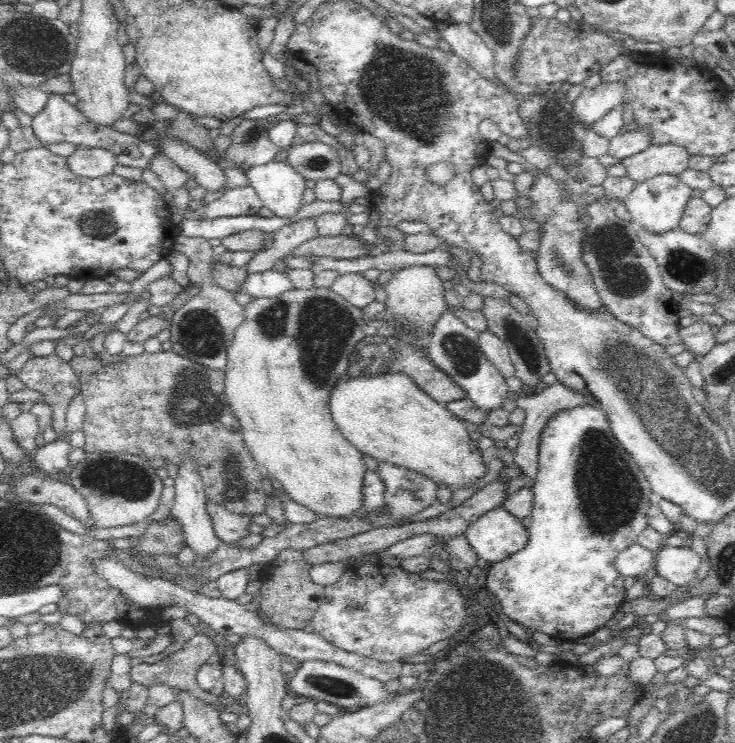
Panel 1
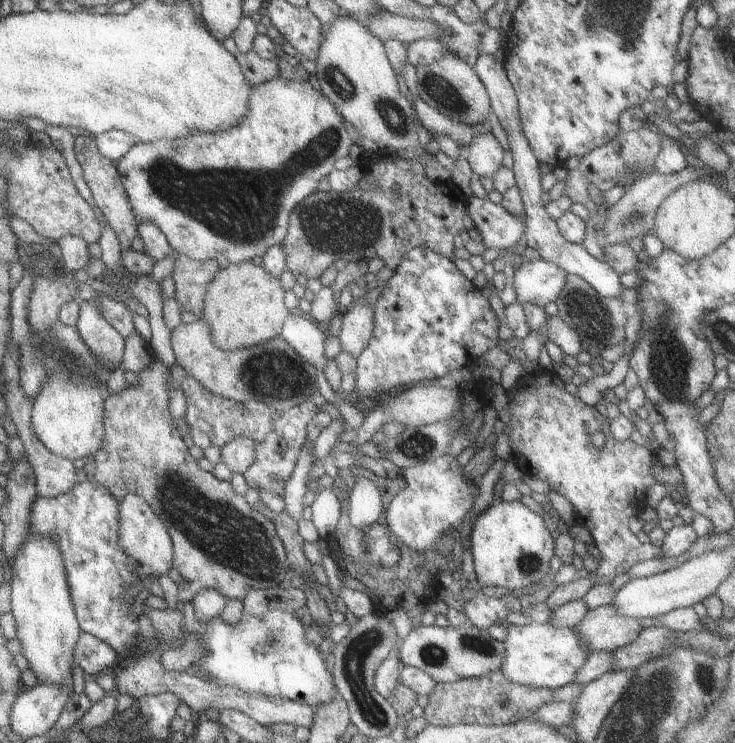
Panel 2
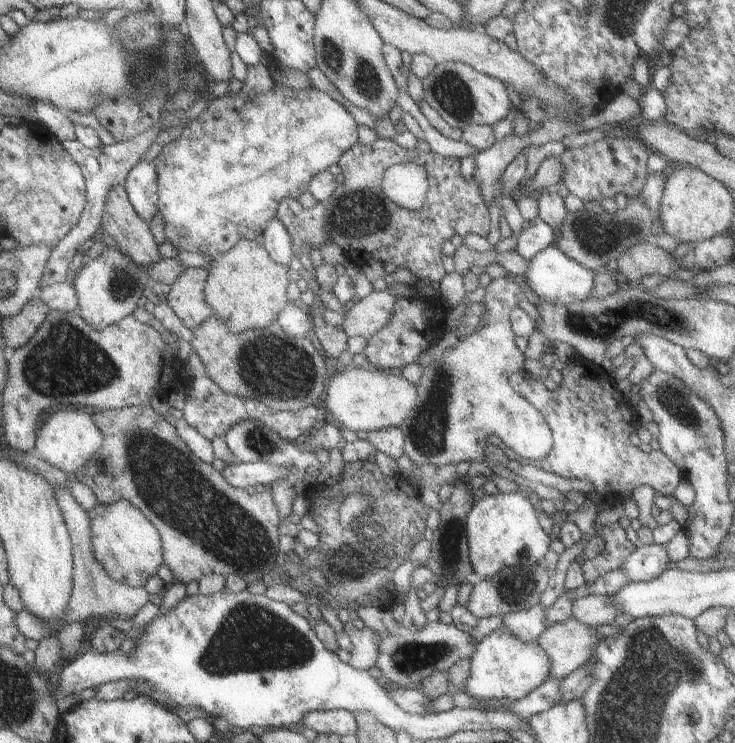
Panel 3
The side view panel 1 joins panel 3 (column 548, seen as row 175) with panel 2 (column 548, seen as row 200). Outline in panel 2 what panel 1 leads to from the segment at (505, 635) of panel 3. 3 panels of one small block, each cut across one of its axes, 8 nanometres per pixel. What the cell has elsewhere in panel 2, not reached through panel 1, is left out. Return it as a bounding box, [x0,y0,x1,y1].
[499,622,592,689]

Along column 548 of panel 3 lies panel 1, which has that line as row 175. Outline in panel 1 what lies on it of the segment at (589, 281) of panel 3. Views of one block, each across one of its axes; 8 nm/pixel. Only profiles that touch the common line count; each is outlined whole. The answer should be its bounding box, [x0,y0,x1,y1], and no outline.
[247,161,310,217]

